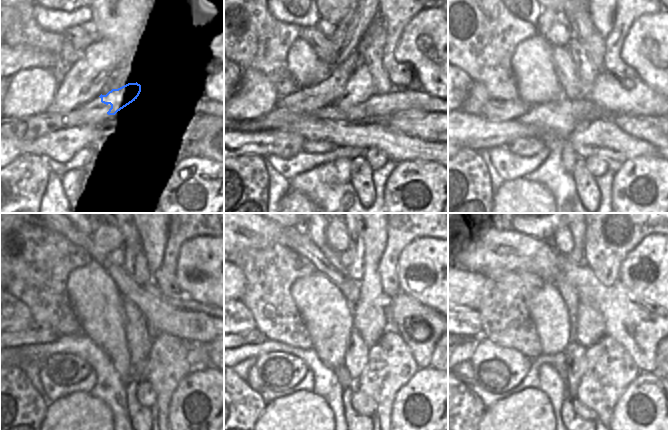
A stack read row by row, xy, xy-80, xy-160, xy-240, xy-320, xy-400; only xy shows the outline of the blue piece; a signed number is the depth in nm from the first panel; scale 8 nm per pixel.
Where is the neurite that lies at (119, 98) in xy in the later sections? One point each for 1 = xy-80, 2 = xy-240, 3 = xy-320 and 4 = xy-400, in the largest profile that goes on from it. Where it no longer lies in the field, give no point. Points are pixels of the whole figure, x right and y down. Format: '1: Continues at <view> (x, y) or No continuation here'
1: Continues at xy-80 (359, 88)
2: Continues at xy-240 (135, 264)
3: Continues at xy-320 (356, 248)
4: Continues at xy-400 (578, 233)

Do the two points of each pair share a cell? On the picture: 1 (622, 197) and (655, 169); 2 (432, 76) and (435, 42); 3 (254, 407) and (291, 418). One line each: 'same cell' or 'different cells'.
1: same cell
2: same cell
3: different cells

